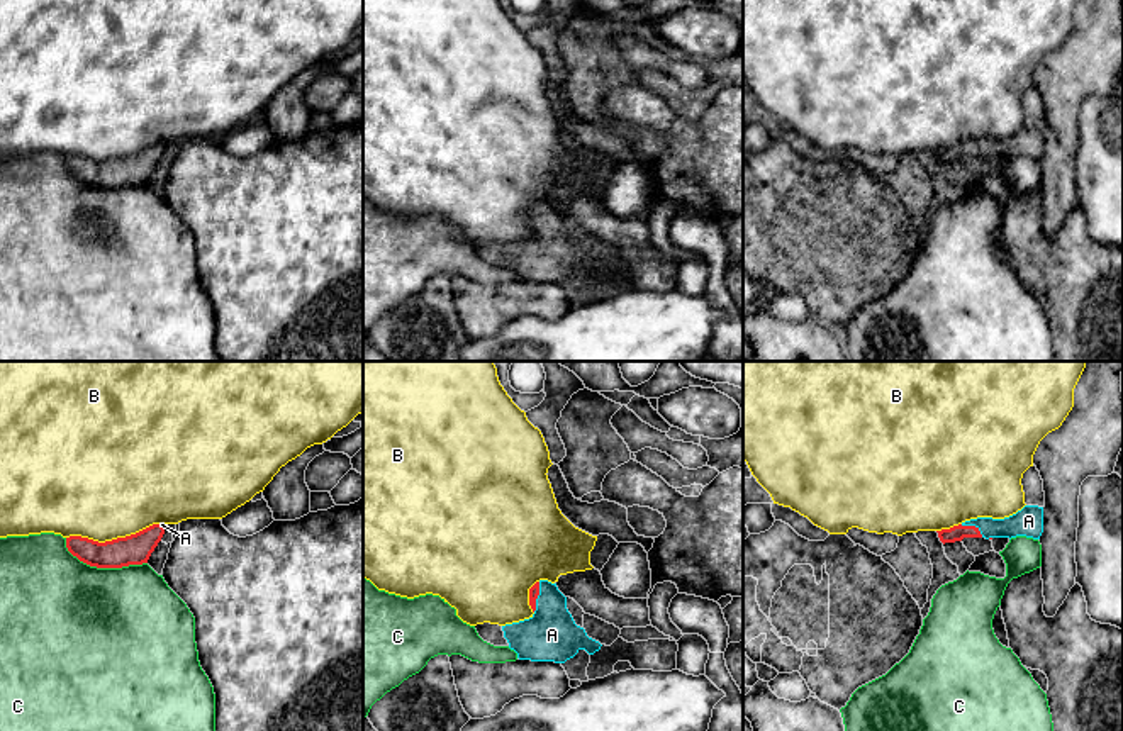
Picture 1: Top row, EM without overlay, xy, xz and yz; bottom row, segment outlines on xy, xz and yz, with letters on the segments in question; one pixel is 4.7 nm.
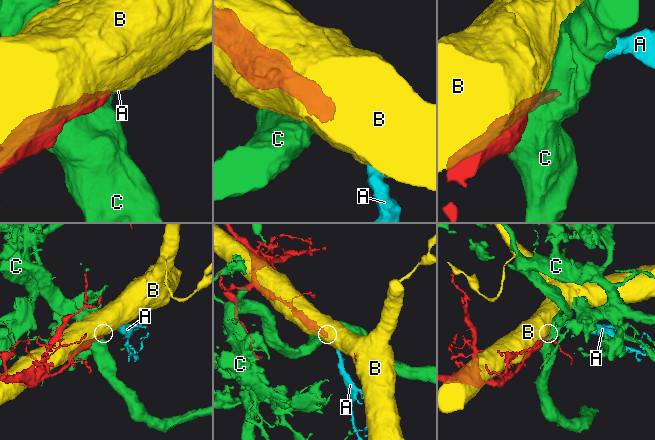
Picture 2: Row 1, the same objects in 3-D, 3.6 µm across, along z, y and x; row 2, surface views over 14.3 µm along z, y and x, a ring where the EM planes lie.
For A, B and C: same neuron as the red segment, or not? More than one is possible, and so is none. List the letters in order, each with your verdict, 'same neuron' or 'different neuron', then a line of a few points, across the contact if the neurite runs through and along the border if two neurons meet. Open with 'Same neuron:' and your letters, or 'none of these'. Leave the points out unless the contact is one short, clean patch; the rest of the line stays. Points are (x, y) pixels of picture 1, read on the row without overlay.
Same neuron: A
A: same neuron; line xz (535, 211), (536, 217), (550, 231), (552, 255)
B: different neuron
C: different neuron

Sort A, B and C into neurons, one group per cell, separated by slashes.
A / B / C

